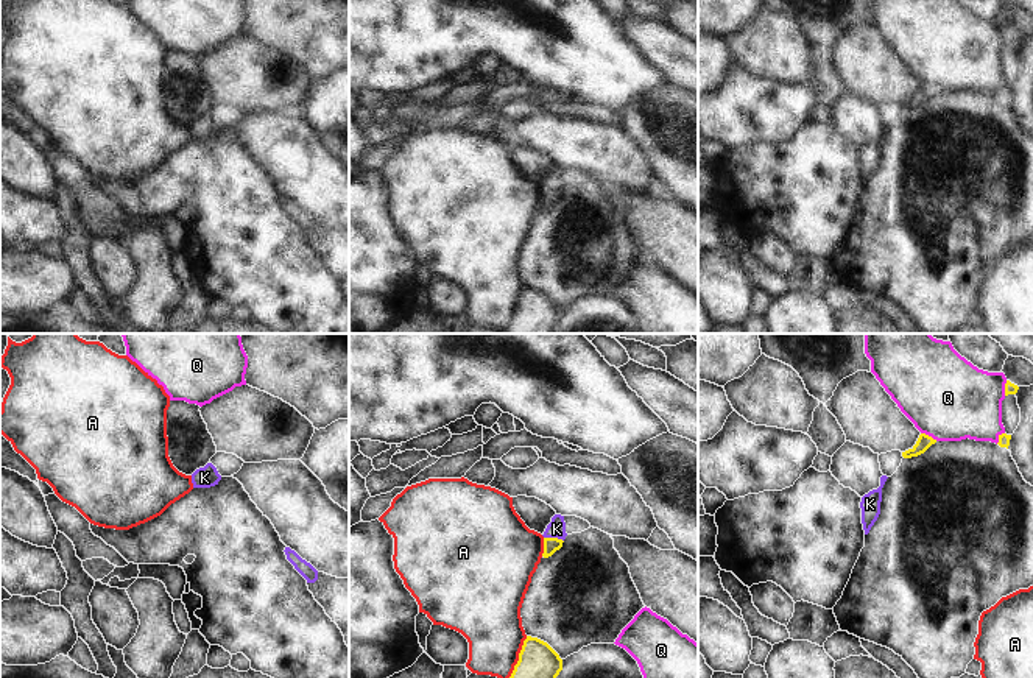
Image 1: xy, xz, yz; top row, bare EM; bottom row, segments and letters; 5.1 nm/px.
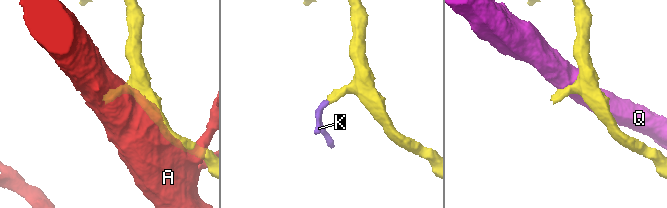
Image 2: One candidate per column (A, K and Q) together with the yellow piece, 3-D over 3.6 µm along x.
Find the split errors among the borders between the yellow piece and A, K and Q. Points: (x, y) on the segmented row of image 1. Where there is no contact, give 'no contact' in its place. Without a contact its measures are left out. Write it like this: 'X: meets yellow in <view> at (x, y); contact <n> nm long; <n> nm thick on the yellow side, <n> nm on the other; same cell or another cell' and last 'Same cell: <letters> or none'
A: meets yellow in xz at (519, 656); contact 240 nm long; 190 nm thick on the yellow side, 320 nm on the other; another cell
K: meets yellow in xz at (553, 538); contact 110 nm long; 80 nm thick on the yellow side, 100 nm on the other; same cell
Q: meets yellow in yz at (927, 435); contact 100 nm long; 80 nm thick on the yellow side, 440 nm on the other; another cell
Same cell: K

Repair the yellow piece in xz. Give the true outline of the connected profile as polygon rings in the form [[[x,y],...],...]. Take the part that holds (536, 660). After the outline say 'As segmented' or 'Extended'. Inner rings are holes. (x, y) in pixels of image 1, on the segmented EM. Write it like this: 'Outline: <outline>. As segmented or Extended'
Outline: [[[527,636],[509,678],[556,678],[561,670],[559,655],[547,642]]]. As segmented.

